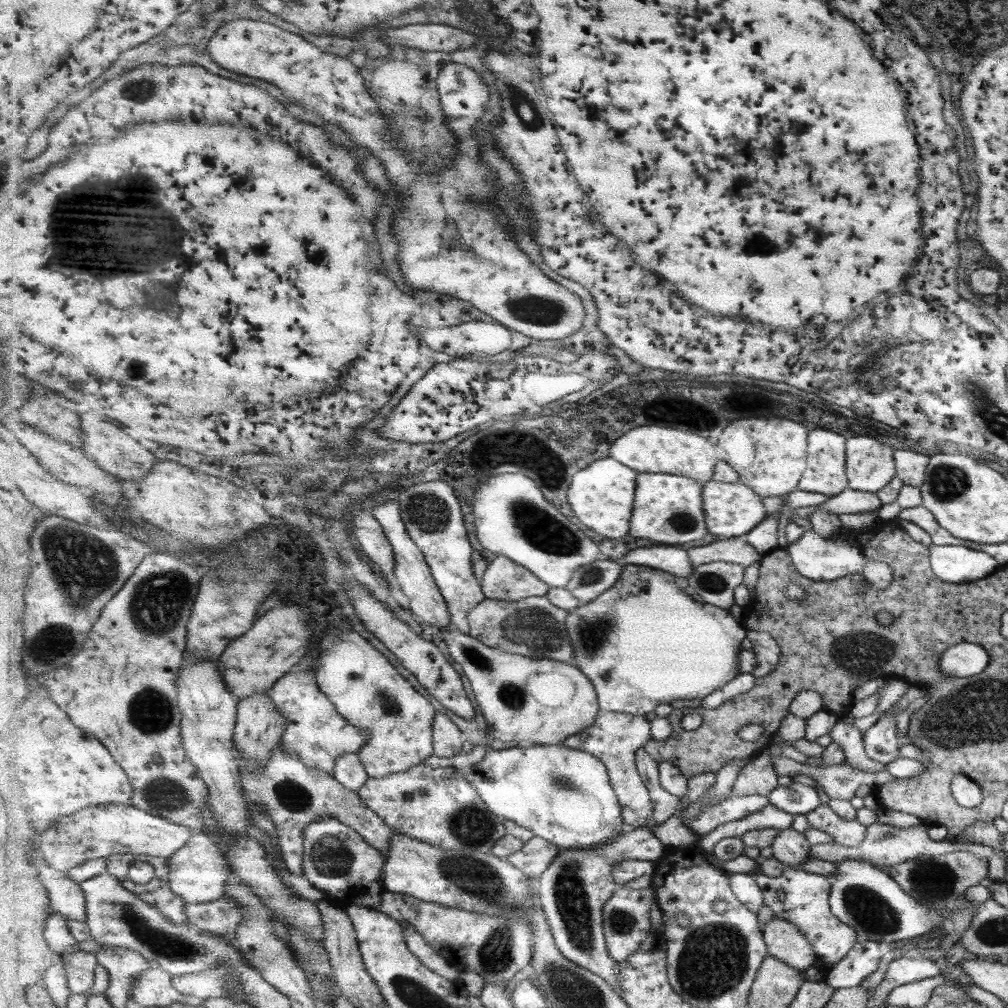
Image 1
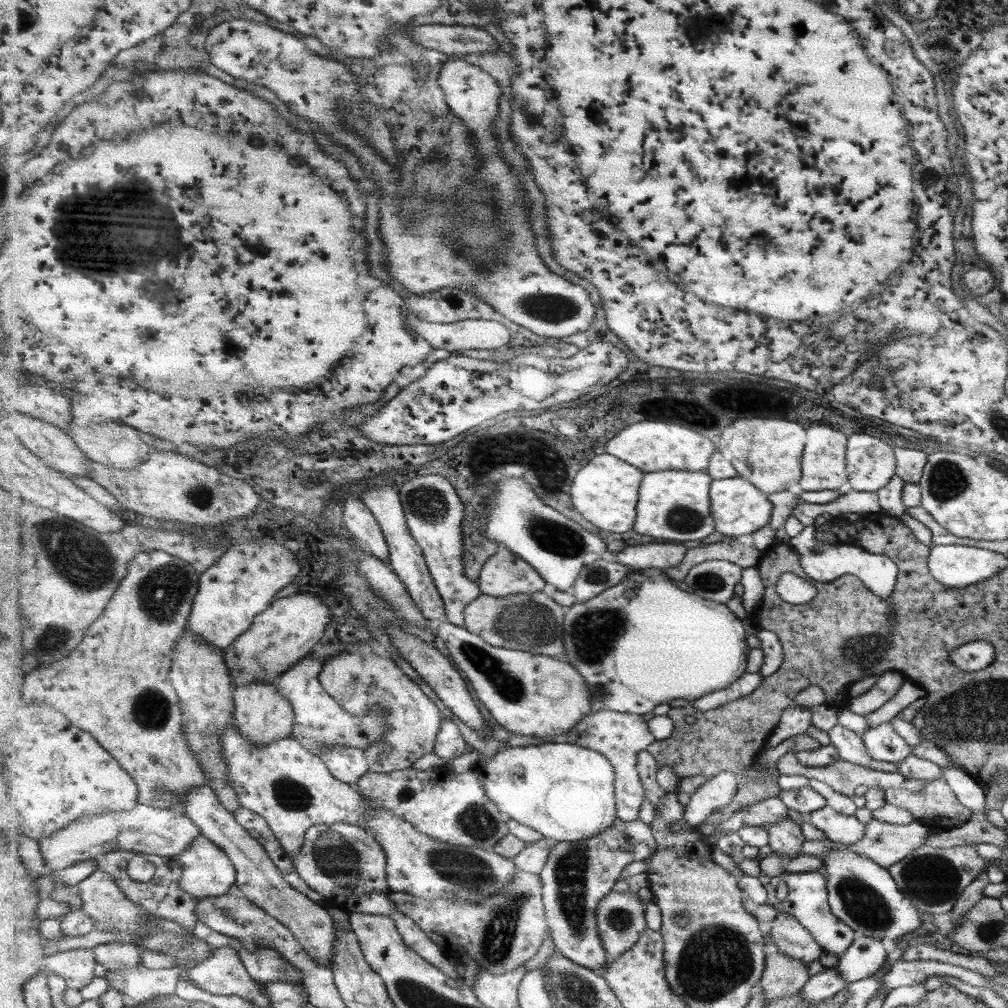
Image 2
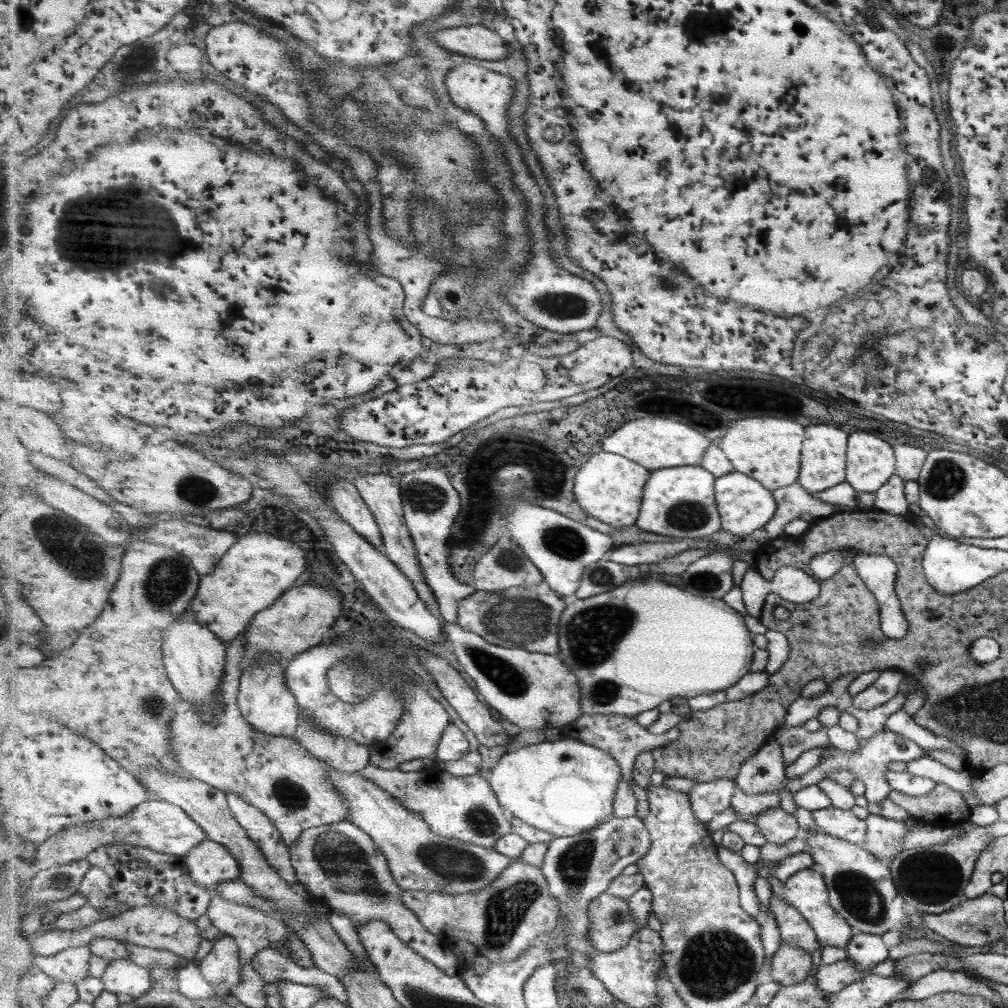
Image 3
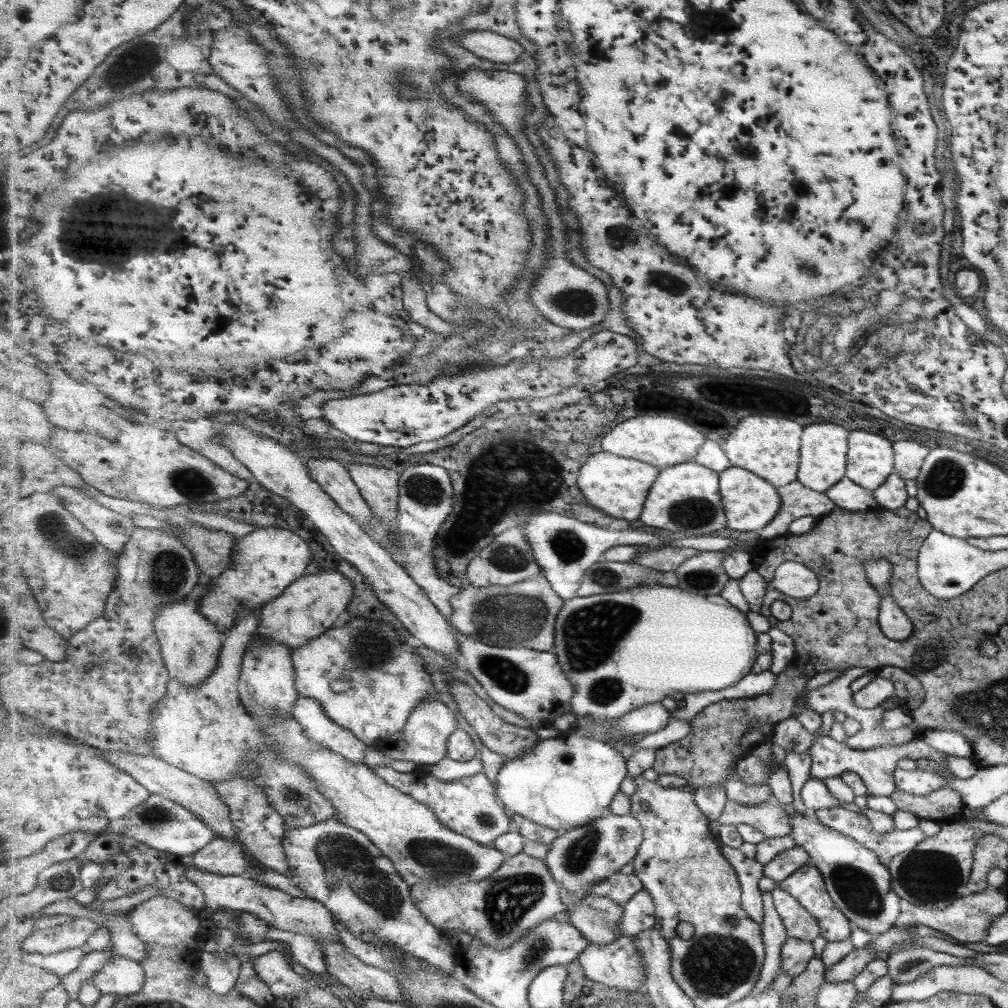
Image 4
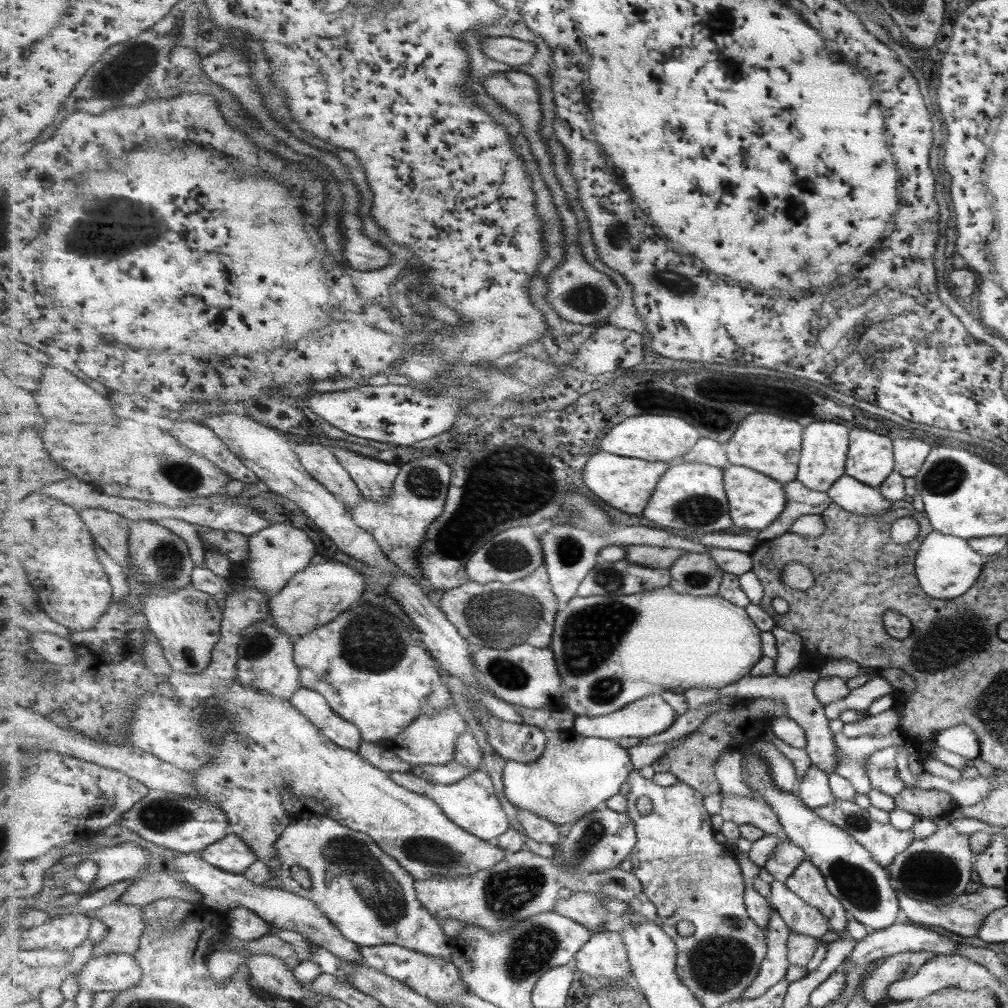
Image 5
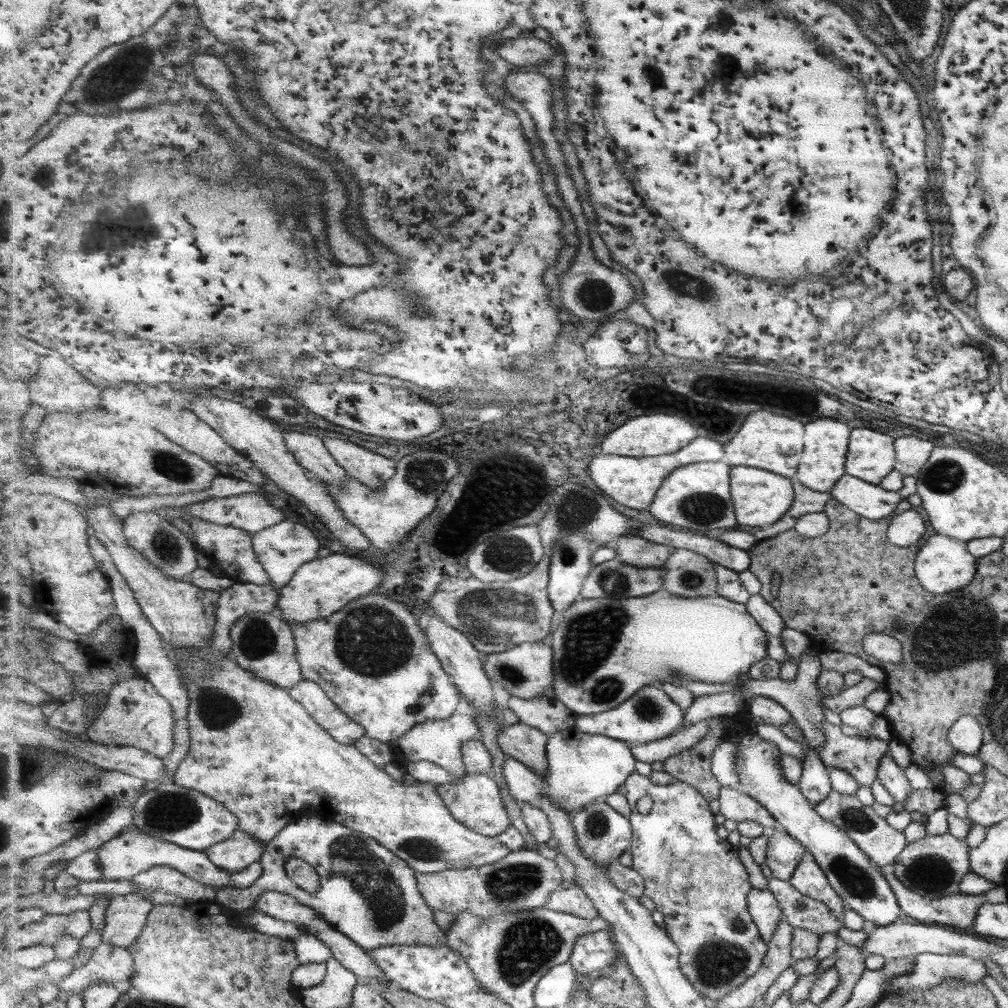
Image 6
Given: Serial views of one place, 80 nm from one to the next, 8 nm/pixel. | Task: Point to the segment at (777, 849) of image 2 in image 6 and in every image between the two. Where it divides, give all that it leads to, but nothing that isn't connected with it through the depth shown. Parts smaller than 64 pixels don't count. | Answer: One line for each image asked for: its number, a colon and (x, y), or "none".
3: (780, 827)
4: (771, 819)
5: (742, 810)
6: (735, 805)

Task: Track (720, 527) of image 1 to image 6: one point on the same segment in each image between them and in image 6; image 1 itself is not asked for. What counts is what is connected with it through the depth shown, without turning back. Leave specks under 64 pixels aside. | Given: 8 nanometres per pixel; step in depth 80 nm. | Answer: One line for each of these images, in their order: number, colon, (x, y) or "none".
2: (739, 507)
3: (746, 505)
4: (751, 502)
5: (757, 500)
6: (761, 498)

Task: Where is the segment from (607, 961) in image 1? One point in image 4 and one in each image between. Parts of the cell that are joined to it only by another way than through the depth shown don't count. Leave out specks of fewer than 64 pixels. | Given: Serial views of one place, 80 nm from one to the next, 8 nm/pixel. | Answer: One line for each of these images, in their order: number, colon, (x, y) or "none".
2: (578, 876)
3: (580, 868)
4: (578, 859)

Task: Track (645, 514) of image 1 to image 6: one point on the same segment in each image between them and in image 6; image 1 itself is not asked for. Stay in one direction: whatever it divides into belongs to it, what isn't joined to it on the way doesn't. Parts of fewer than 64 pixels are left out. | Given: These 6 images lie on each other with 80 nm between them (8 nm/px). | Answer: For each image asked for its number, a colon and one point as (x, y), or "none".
2: (675, 505)
3: (679, 501)
4: (686, 498)
5: (692, 496)
6: (698, 497)

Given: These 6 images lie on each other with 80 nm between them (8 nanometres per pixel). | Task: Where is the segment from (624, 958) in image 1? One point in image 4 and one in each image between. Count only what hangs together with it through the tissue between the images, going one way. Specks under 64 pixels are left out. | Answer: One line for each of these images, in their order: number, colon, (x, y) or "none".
2: (621, 915)
3: (612, 924)
4: (599, 918)

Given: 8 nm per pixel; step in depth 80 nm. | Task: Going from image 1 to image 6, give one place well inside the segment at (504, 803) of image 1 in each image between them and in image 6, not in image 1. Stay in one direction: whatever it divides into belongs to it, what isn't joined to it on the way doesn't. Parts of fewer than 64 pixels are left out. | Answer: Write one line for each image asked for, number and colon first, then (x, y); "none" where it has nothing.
2: (567, 792)
3: (566, 787)
4: (567, 781)
5: (577, 774)
6: (583, 766)

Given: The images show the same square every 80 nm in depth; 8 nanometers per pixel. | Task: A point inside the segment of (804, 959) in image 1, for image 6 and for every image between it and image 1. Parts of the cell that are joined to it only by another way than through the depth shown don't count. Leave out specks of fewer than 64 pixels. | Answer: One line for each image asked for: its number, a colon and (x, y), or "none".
2: (789, 936)
3: (795, 931)
4: (800, 924)
5: (801, 917)
6: (802, 912)

